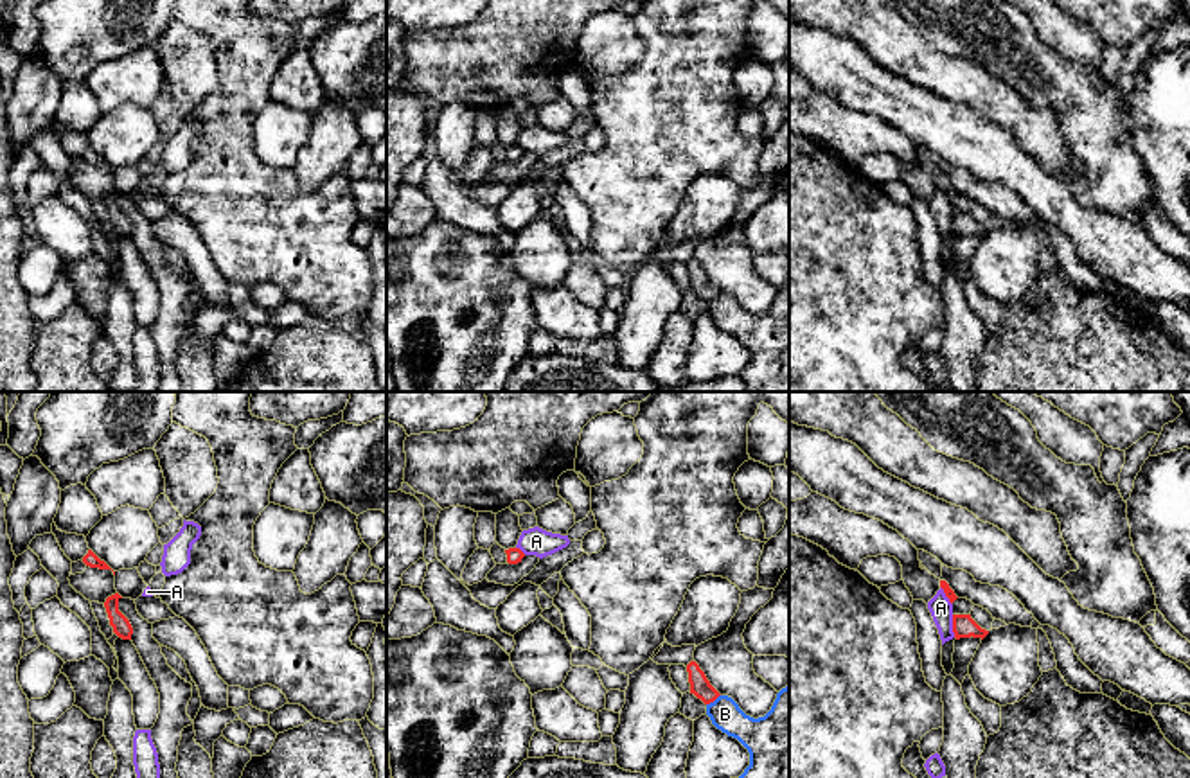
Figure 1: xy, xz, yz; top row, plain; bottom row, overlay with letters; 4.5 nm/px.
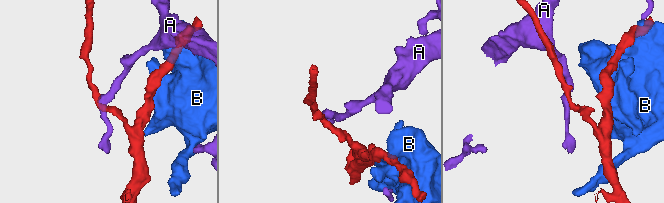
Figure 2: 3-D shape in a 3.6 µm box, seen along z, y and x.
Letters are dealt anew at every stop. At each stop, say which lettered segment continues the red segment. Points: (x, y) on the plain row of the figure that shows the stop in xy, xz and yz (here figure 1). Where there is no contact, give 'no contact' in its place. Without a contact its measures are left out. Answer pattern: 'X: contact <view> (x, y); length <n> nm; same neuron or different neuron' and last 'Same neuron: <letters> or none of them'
A: contact yz (953, 223); length 110 nm; different neuron
B: contact xz (712, 299); length 80 nm; different neuron
Same neuron: none of them

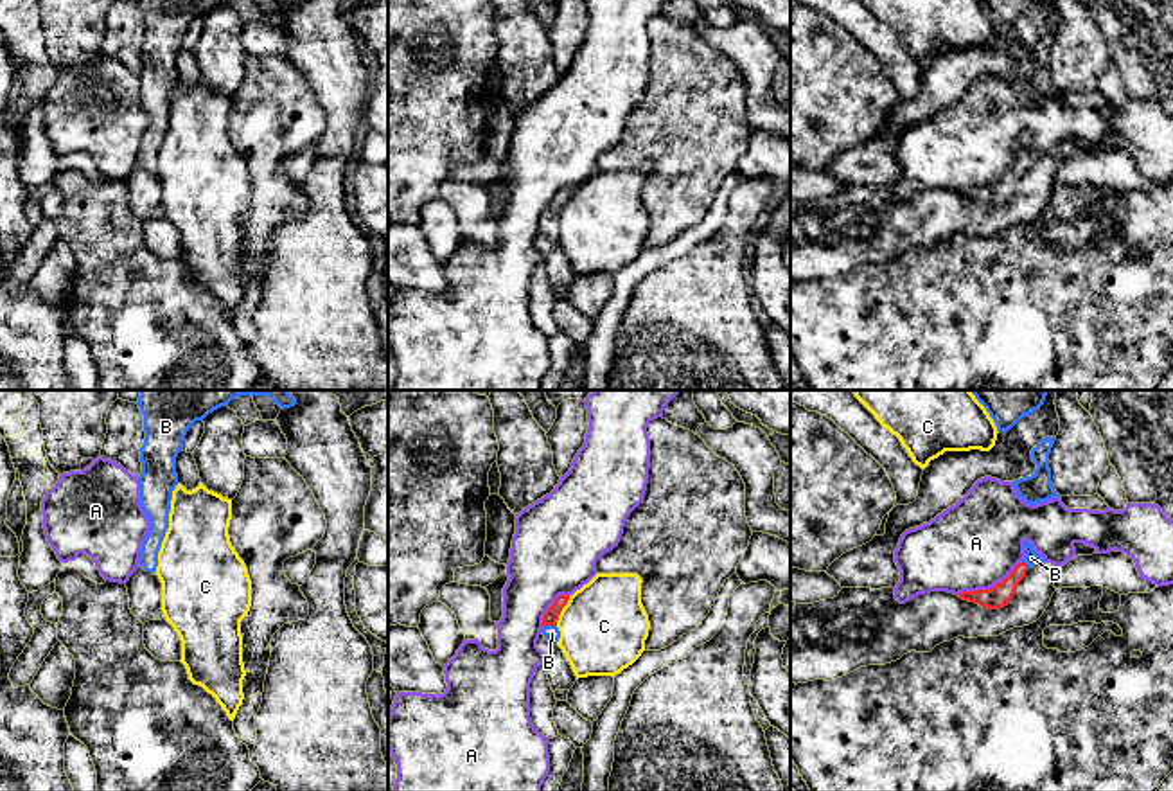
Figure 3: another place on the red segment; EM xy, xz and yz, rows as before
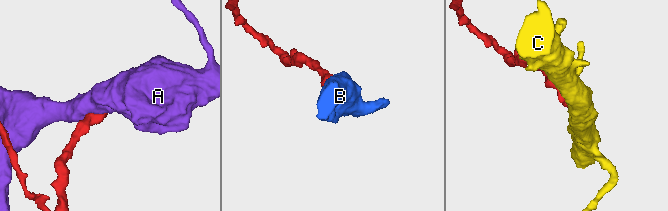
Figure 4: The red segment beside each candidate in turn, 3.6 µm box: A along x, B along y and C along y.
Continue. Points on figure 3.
A: contact yz (990, 186); length 340 nm; different neuron
B: contact xz (548, 222); length 70 nm; same neuron
C: contact xz (561, 207); length 150 nm; different neuron
Same neuron: B

